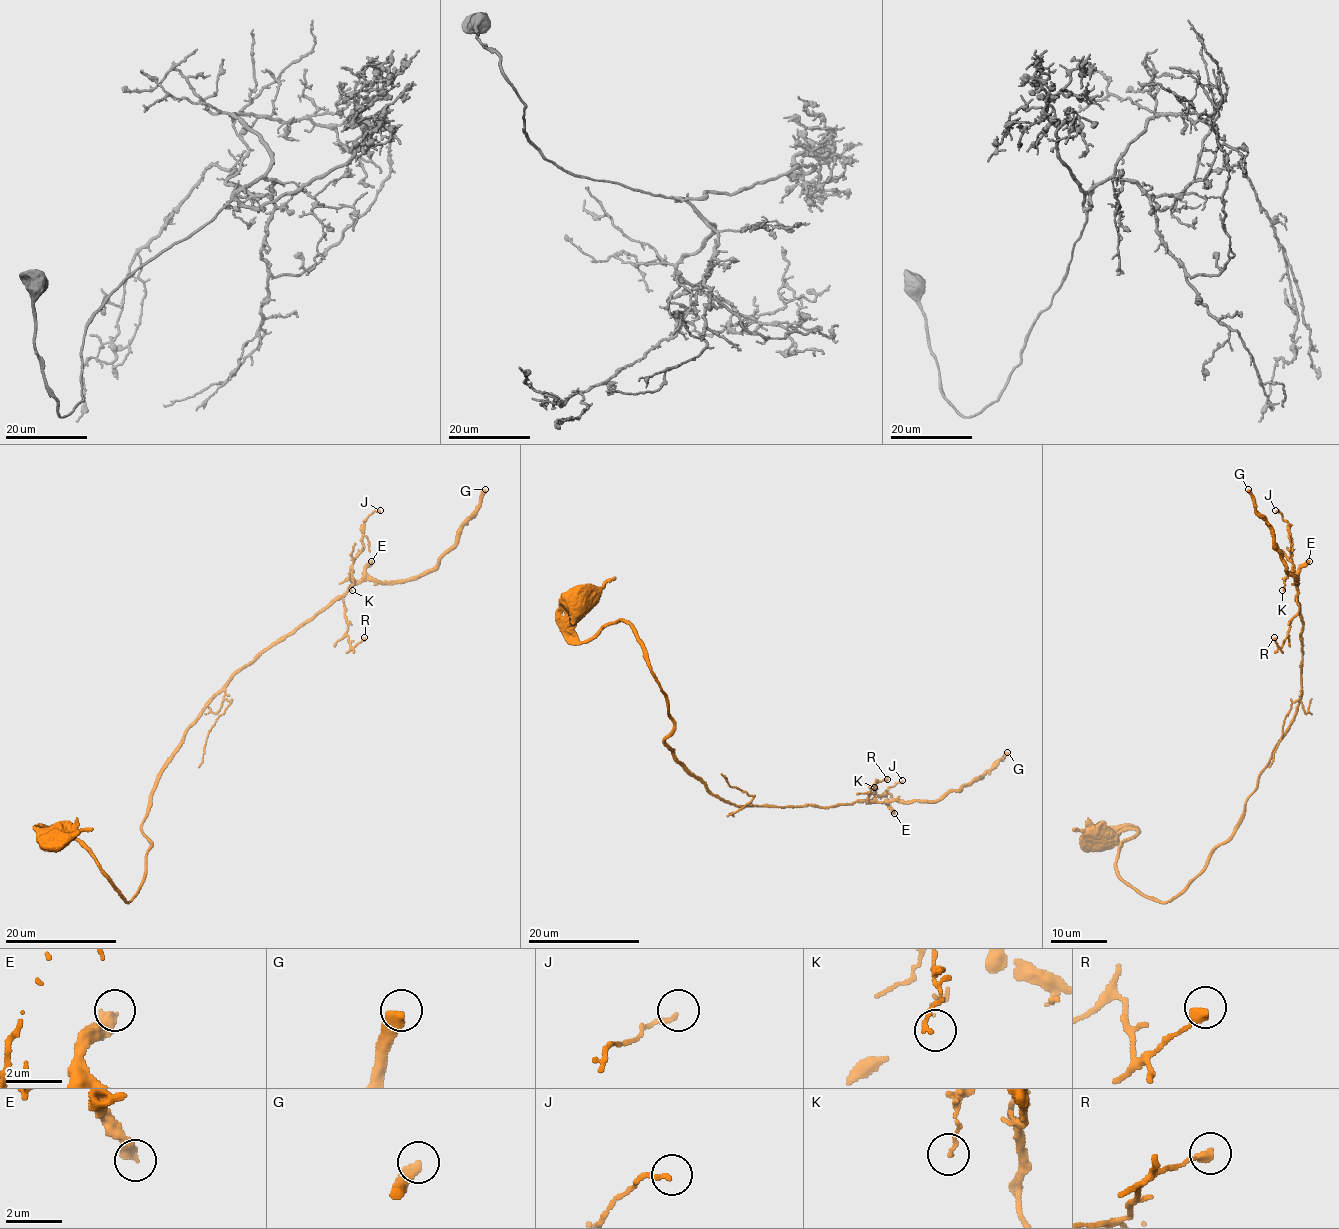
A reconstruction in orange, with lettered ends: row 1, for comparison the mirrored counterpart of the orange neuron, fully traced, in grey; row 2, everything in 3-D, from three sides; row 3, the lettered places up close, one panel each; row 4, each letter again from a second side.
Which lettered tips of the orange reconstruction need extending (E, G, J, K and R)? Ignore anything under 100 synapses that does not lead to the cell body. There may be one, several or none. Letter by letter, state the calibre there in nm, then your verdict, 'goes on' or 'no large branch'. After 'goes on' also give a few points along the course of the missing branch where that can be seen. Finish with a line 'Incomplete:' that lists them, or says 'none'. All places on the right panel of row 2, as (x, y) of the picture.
E: 360 nm thick; goes on
G: 400 nm thick; goes on
J: 160 nm thick; no large branch
K: 110 nm thick; no large branch
R: 340 nm thick; no large branch
Incomplete: E, G

